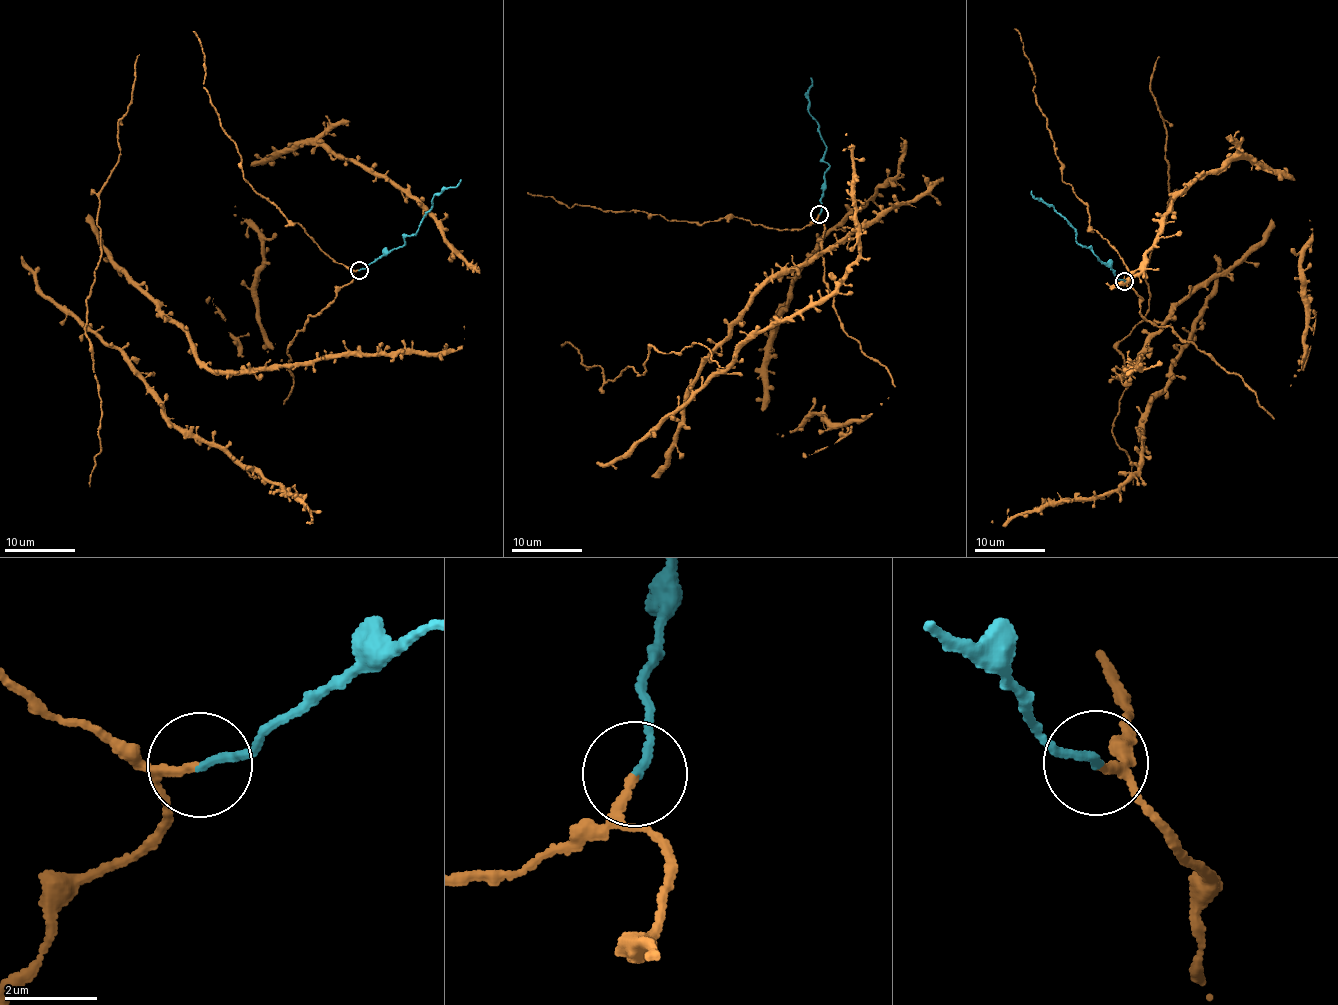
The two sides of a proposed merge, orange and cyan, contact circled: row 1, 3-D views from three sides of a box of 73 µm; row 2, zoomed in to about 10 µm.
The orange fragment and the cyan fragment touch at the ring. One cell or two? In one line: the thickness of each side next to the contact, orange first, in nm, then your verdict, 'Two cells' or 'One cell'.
Thickness 190 nm (orange) against 170 nm. One cell

